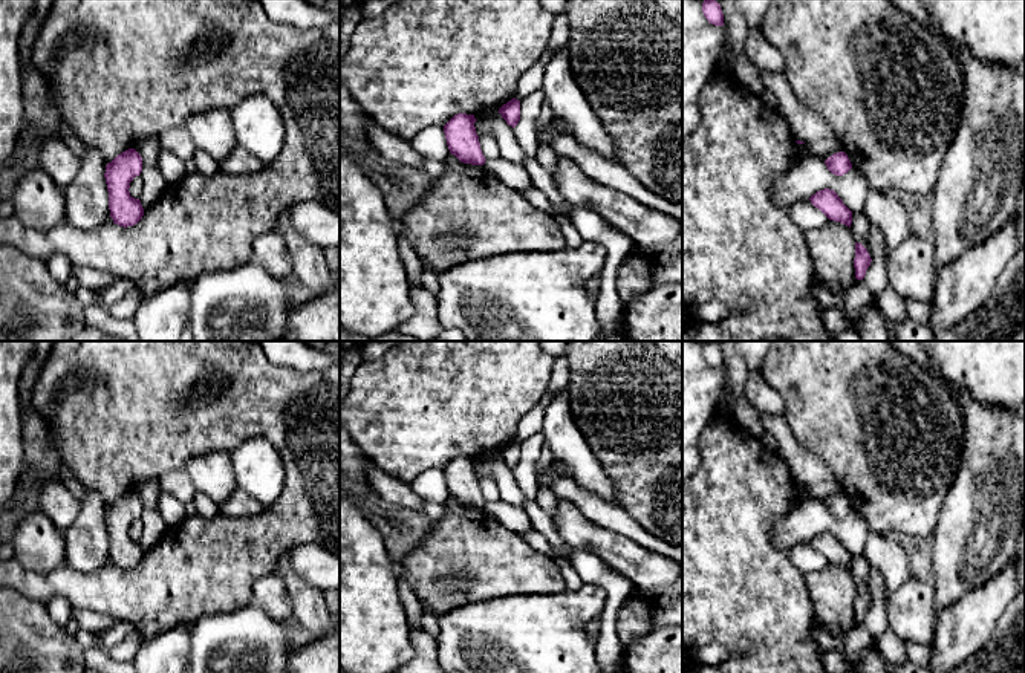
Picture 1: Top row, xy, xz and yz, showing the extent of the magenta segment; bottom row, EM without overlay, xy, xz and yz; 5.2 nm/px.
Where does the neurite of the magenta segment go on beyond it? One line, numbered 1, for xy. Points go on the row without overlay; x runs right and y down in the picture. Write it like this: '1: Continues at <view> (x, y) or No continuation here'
1: No continuation here

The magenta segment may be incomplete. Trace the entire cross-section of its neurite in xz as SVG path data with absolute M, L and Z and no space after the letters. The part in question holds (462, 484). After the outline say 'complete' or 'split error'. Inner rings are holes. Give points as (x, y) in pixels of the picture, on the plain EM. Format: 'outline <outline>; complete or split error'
outline M457 456L444 468L444 476L450 496L460 505L483 508L486 502L480 493L474 465L474 457Z; complete

